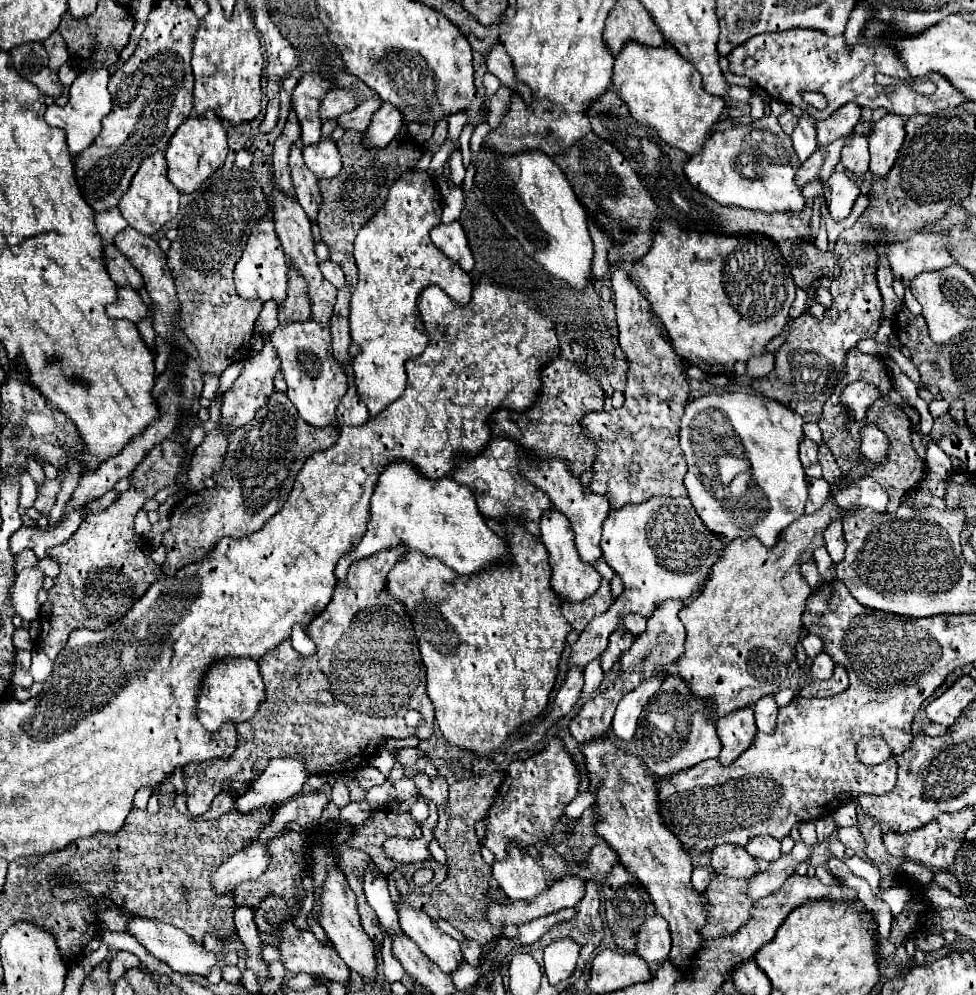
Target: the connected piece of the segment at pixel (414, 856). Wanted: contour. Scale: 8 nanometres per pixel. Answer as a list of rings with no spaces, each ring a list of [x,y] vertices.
[[[428,801],[430,807],[430,817],[420,825],[422,827],[422,837],[420,839],[404,839],[404,837],[390,837],[384,843],[384,853],[388,859],[396,863],[412,863],[412,861],[426,861],[430,859],[430,841],[434,841],[434,827],[438,819],[438,809],[434,803]]]

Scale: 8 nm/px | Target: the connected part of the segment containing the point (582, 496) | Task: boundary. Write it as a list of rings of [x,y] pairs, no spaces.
[[[532,455],[536,459],[536,465],[522,465],[520,471],[532,479],[532,485],[540,487],[548,497],[550,501],[554,503],[554,507],[564,513],[576,533],[576,549],[580,553],[580,559],[588,565],[594,565],[596,561],[602,559],[602,551],[600,551],[600,539],[602,539],[602,523],[604,519],[608,517],[608,511],[610,511],[610,503],[608,499],[604,499],[604,495],[596,495],[592,493],[590,489],[582,487],[578,477],[574,477],[570,473],[570,469],[566,467],[566,463],[562,459],[548,459],[548,461],[542,461],[538,459],[536,455]]]

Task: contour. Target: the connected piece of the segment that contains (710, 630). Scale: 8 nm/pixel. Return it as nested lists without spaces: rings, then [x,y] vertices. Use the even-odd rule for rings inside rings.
[[[866,423],[860,429],[860,437],[858,467],[848,471],[840,483],[832,485],[830,497],[820,511],[802,515],[794,521],[784,535],[780,535],[776,547],[764,547],[756,537],[728,543],[724,555],[714,563],[704,589],[680,609],[678,617],[684,623],[688,637],[686,651],[678,659],[678,675],[688,681],[692,693],[708,697],[714,703],[714,719],[742,707],[752,707],[752,703],[776,691],[776,683],[780,683],[778,675],[788,675],[788,665],[796,659],[804,601],[812,593],[800,567],[814,559],[814,549],[824,545],[828,523],[836,519],[842,521],[848,513],[846,509],[840,509],[834,493],[858,483],[870,471],[884,465],[890,449],[888,437],[878,431],[874,423]],[[726,625],[730,625],[730,631],[724,629]]]

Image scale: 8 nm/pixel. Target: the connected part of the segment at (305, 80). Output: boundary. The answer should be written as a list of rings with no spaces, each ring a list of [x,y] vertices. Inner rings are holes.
[[[306,73],[300,81],[298,87],[292,93],[292,107],[296,111],[302,135],[300,135],[300,145],[308,147],[310,143],[320,141],[320,117],[318,117],[318,105],[324,97],[324,93],[332,87],[330,79],[324,79],[320,73]]]

